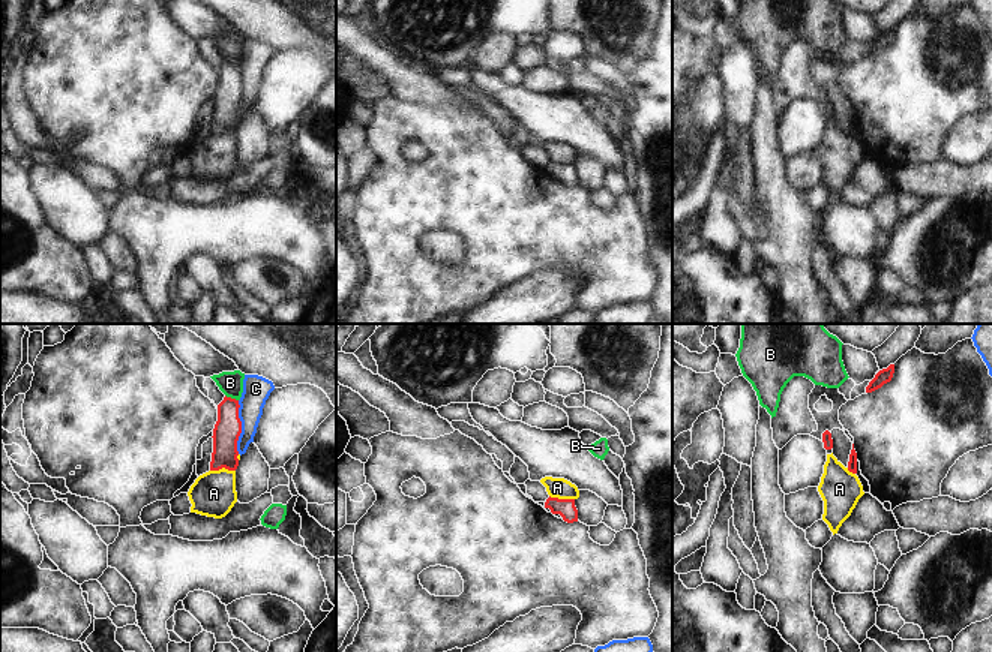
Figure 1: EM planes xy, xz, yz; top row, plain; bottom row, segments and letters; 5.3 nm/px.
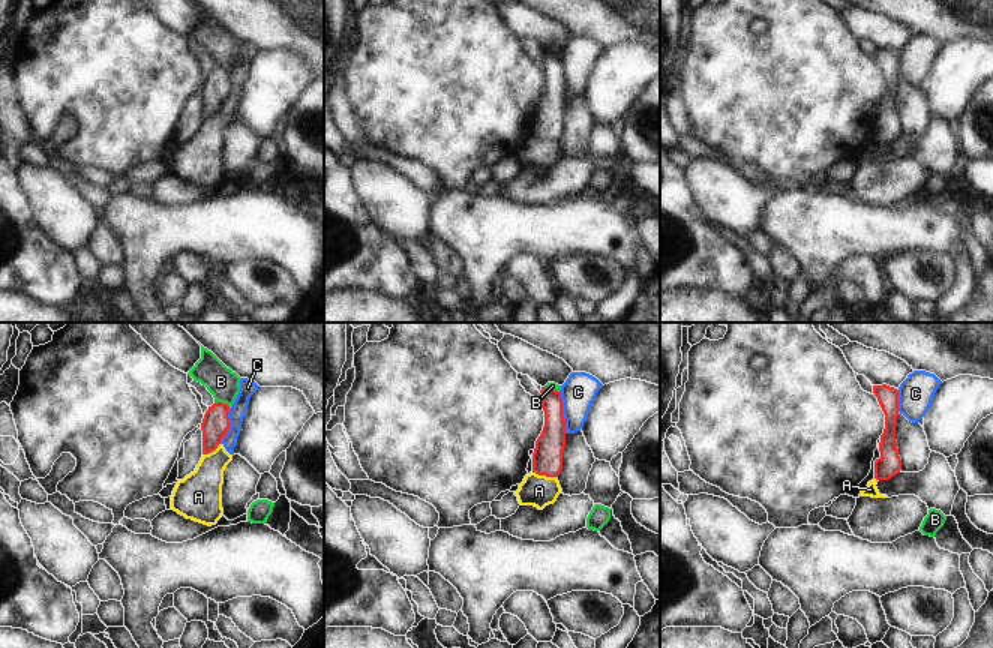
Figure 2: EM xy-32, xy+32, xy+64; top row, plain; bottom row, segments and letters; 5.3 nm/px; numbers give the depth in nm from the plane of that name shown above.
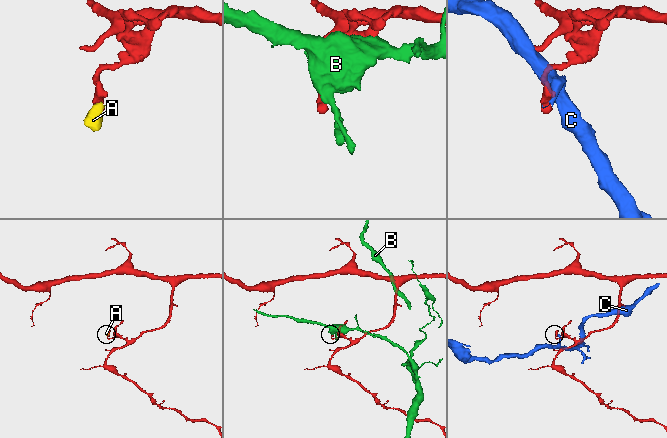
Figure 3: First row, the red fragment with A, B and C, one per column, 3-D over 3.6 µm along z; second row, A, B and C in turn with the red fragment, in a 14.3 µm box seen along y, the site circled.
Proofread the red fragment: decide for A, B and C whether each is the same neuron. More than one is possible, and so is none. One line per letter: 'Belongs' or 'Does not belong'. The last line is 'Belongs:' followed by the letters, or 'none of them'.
A: Does not belong
B: Does not belong
C: Does not belong
Belongs: none of them.

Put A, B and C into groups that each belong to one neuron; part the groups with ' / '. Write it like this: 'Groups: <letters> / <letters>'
Groups: A C / B.

